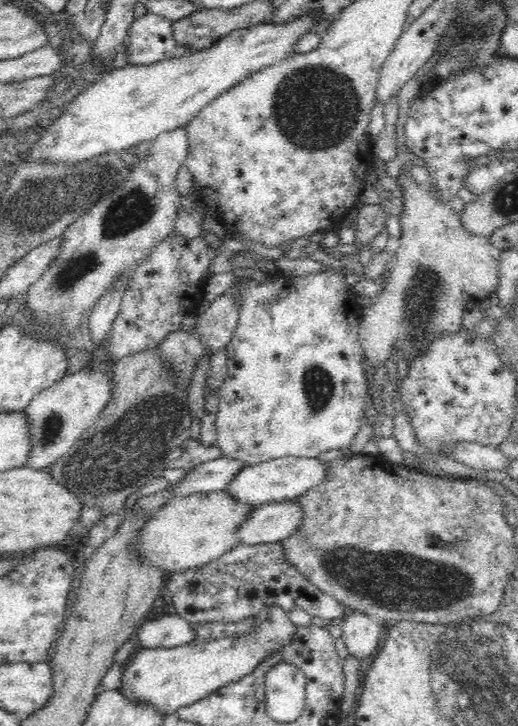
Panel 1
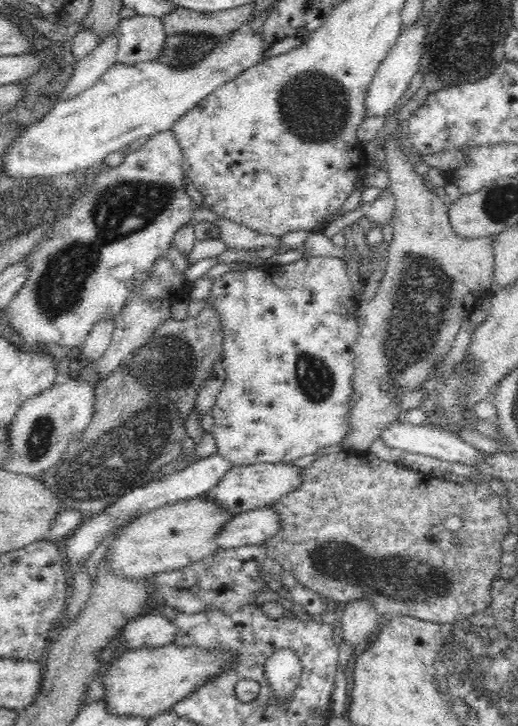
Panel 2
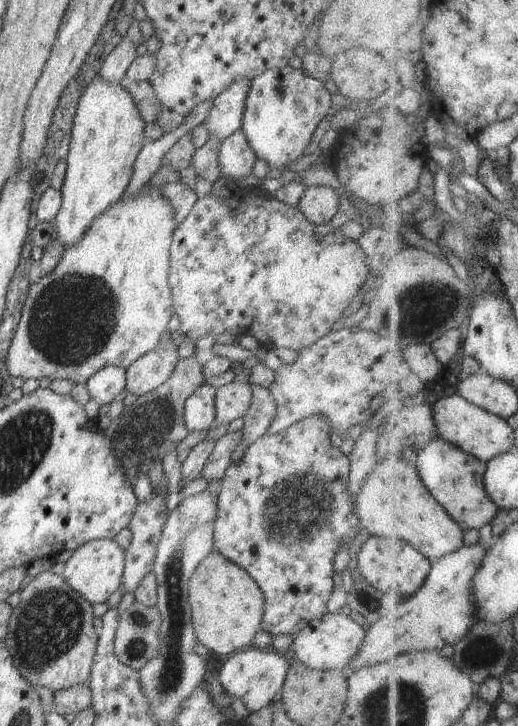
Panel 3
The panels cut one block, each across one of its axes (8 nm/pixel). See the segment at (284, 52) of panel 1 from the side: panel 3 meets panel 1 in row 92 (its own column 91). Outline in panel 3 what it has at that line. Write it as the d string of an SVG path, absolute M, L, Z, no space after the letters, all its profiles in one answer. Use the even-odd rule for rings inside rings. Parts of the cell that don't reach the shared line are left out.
M94 77L79 98L71 126L67 167L61 192L61 207L53 222L63 250L82 238L90 223L127 190L133 164L144 146L145 122L130 93L118 83Z

